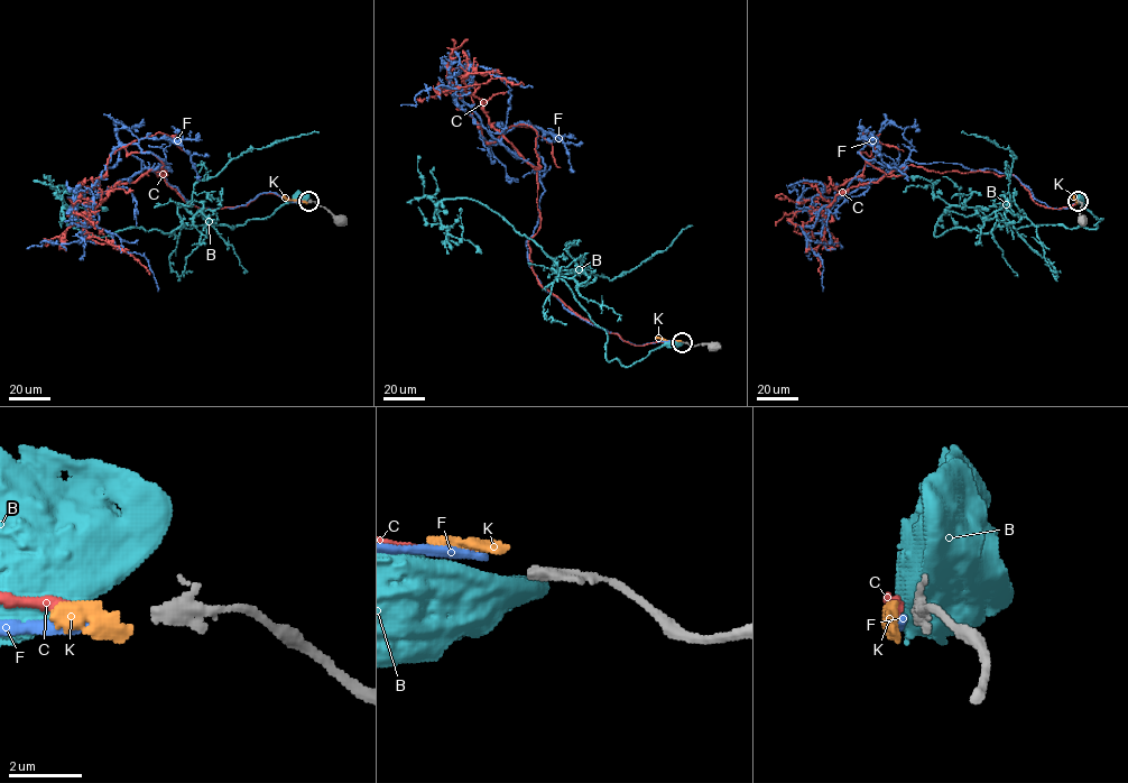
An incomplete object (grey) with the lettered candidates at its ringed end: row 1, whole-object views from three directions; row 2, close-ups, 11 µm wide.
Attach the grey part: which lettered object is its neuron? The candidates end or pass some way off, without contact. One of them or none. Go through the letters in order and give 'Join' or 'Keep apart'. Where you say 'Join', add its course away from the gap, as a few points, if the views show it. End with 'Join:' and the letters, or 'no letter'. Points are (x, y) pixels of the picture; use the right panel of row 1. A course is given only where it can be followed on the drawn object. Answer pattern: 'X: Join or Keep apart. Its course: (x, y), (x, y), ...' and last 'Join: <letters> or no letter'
B: Keep apart
C: Keep apart
F: Join. Its course: (1078, 202), (1081, 193), (1051, 208), (1014, 175), (907, 159), (801, 228), (822, 261), (822, 292)
K: Keep apart
Join: F

